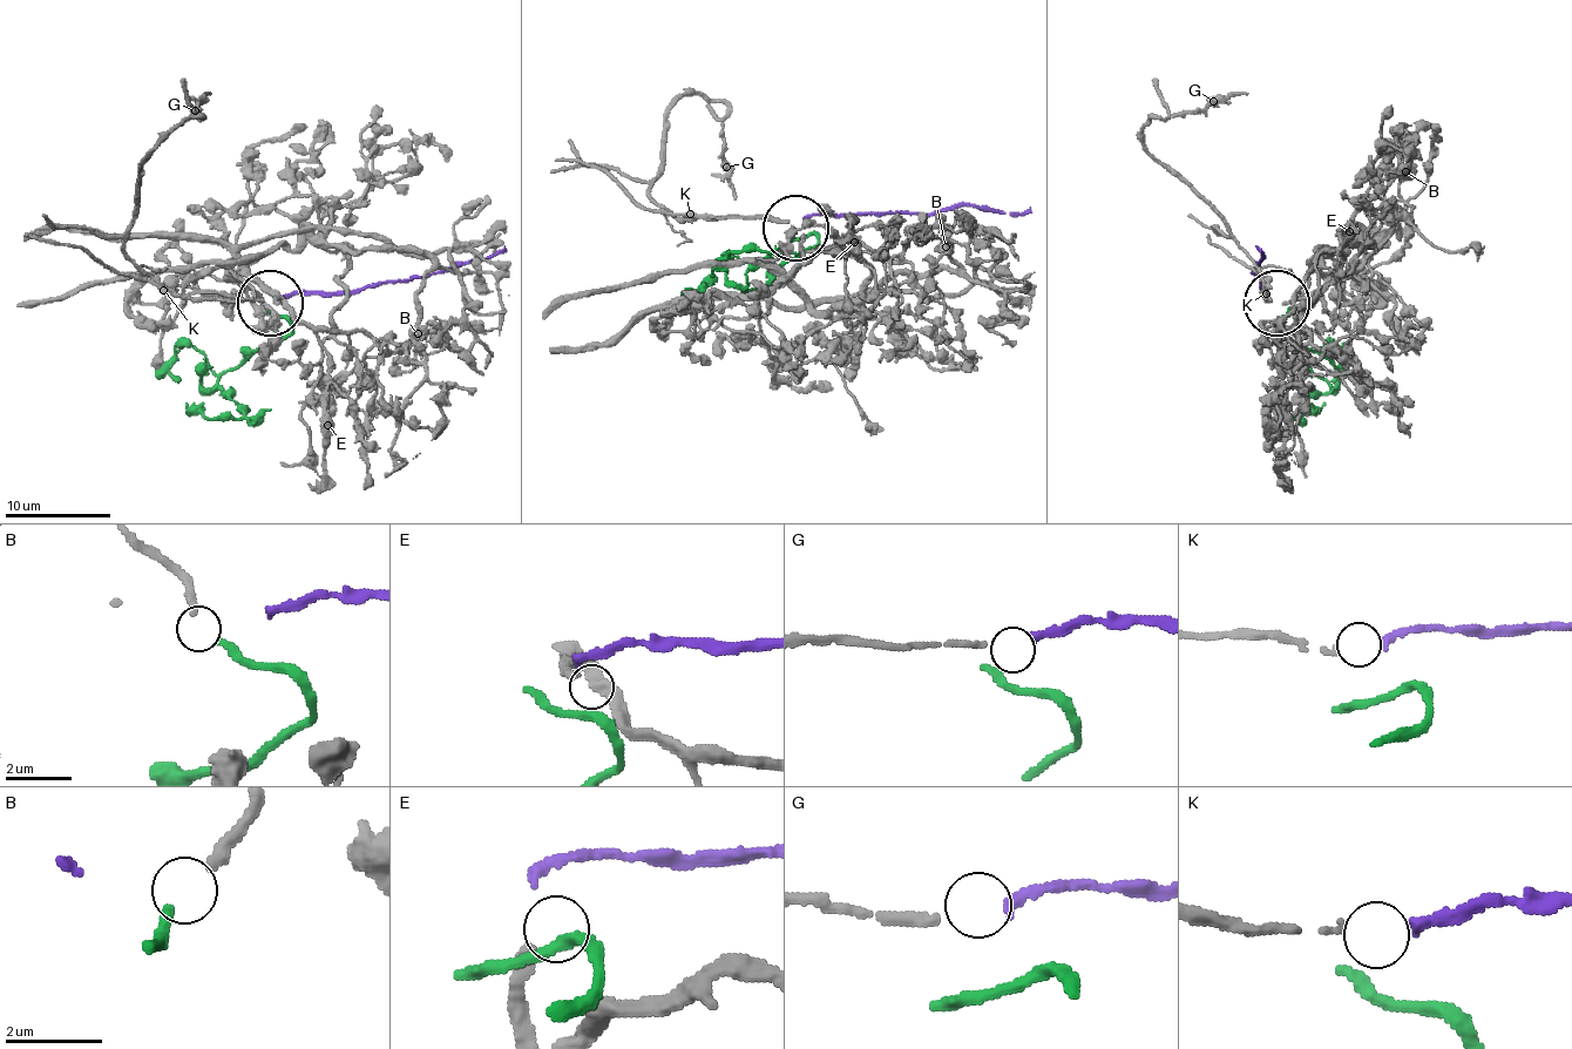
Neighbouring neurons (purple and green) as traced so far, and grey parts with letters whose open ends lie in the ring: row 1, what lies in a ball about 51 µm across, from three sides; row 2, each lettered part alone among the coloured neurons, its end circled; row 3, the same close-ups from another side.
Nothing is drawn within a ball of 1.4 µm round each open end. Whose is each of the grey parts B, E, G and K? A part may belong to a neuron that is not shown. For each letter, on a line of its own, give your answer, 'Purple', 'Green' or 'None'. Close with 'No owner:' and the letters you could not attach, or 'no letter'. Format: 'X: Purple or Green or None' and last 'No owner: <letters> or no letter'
B: Green
E: None
G: None
K: Purple
No owner: E, G

